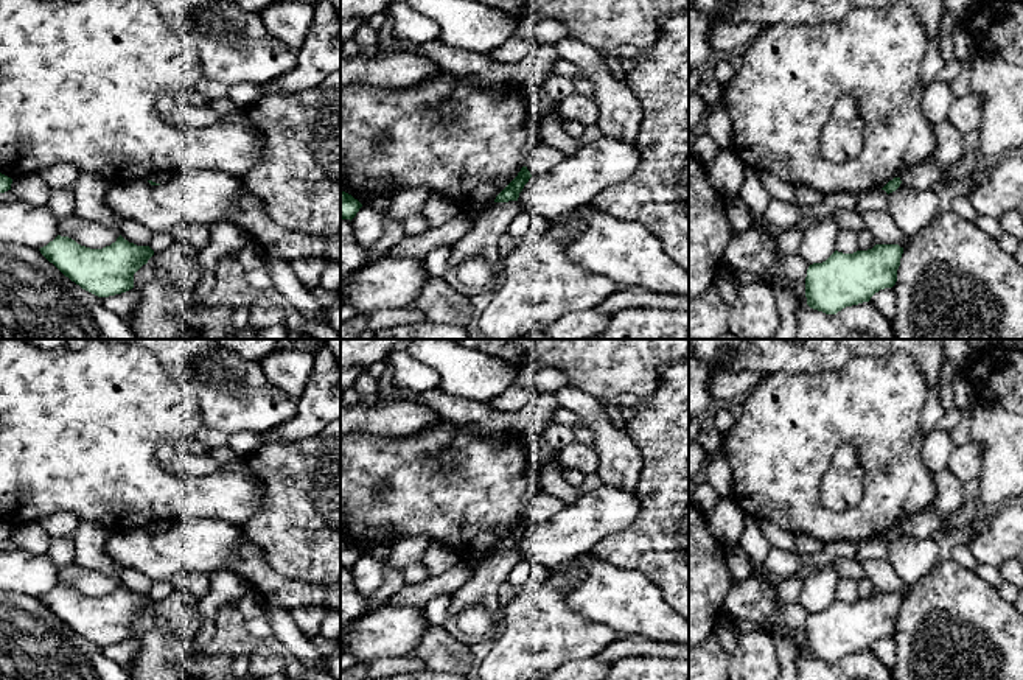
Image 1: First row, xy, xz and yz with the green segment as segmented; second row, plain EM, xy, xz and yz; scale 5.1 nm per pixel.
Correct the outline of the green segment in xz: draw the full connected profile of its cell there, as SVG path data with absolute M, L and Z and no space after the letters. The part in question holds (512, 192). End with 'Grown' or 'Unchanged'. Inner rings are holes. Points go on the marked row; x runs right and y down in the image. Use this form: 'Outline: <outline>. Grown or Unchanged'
Outline: M522 166L518 176L496 196L494 202L518 201L524 185L532 177L527 166Z. Unchanged

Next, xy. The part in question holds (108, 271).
Outline: M58 235L40 254L82 289L109 297L134 288L134 274L154 255L149 246L137 246L121 235L103 249L90 249Z. Unchanged

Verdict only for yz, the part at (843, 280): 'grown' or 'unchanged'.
unchanged

